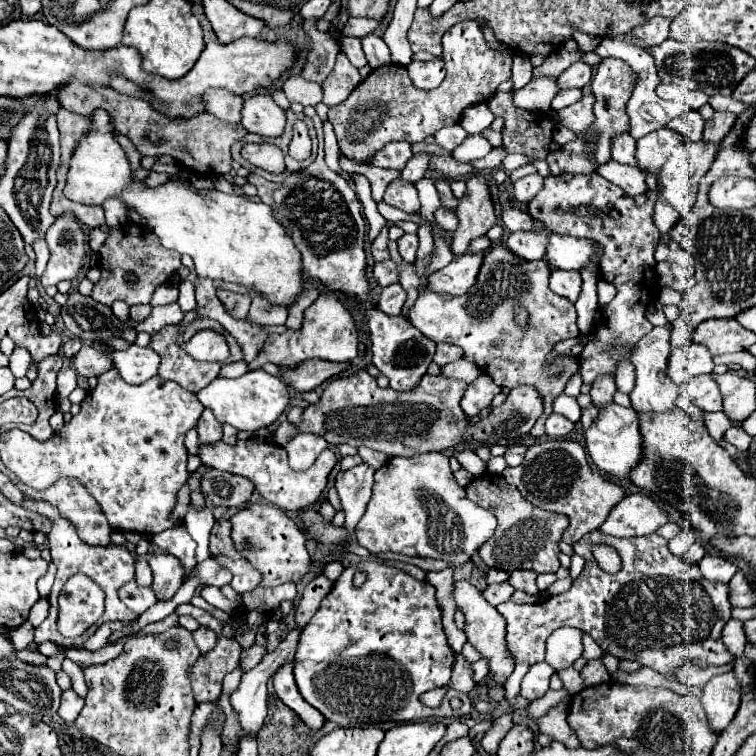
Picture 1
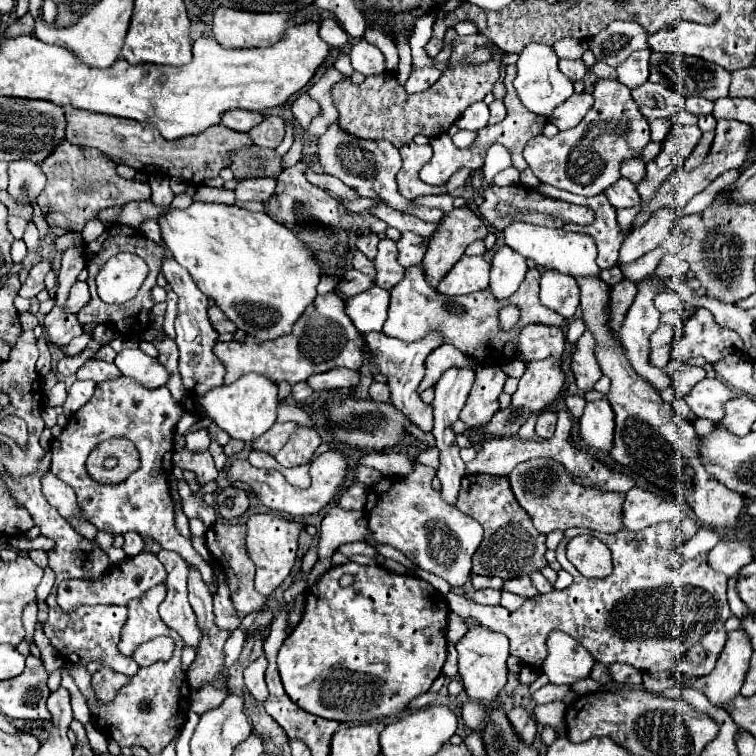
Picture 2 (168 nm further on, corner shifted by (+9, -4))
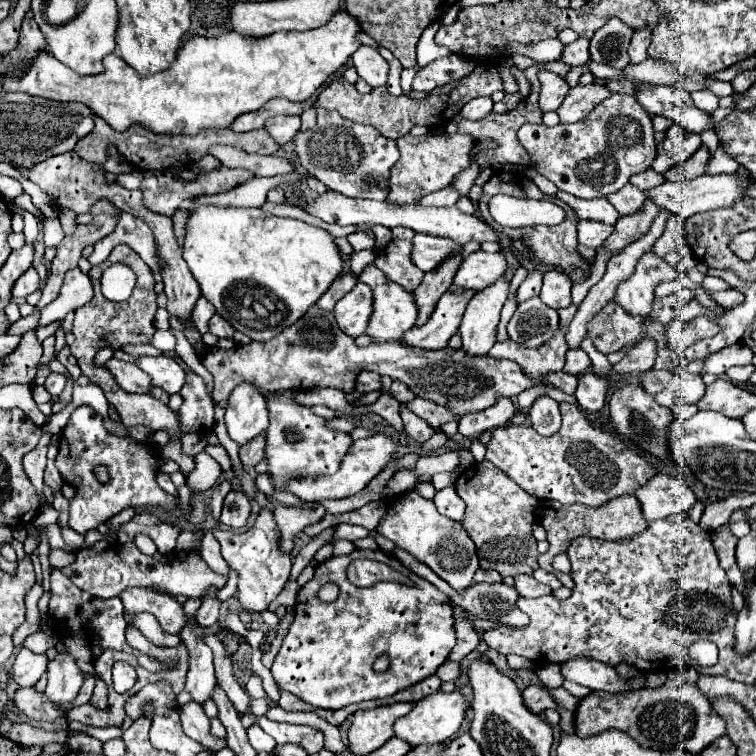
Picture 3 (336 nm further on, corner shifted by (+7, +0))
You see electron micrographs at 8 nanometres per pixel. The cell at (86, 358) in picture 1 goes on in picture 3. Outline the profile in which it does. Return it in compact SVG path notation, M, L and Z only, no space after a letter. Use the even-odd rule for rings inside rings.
M111 358L105 366L115 376L117 384L125 392L137 392L137 394L151 392L153 384L151 384L149 374L145 374L137 364L129 364L129 362L121 362L117 358Z

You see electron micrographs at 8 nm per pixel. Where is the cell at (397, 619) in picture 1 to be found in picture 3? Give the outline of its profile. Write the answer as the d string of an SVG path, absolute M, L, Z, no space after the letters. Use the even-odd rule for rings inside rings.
M353 550L347 556L331 556L329 560L321 562L315 568L313 580L309 580L297 594L295 604L295 620L289 626L289 632L283 640L281 650L275 656L275 662L271 666L271 674L279 688L295 694L297 698L327 710L337 710L355 702L363 700L375 700L395 694L397 690L409 688L423 678L435 674L435 670L447 660L451 648L455 646L455 618L453 618L453 606L451 600L439 592L431 582L415 576L411 570L407 570L395 556L389 556L383 550ZM357 558L369 558L383 562L391 566L393 570L405 574L411 578L411 586L399 584L399 582L379 582L371 588L357 588L347 580L347 566ZM323 584L337 584L339 586L339 598L331 604L325 604L317 598L317 590ZM379 654L389 654L391 668L385 674L377 674L373 670L373 662Z

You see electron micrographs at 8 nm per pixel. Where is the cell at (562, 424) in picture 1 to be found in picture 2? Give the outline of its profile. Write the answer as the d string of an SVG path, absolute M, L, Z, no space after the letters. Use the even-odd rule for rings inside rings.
M551 410L543 412L537 420L537 428L535 428L537 436L549 440L555 434L555 422L557 422L557 412L551 412Z

